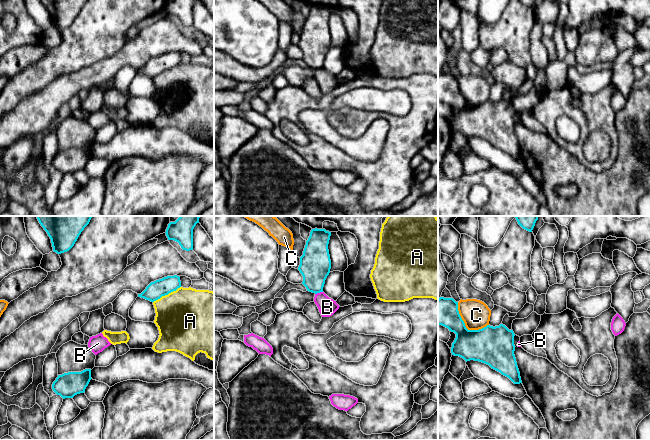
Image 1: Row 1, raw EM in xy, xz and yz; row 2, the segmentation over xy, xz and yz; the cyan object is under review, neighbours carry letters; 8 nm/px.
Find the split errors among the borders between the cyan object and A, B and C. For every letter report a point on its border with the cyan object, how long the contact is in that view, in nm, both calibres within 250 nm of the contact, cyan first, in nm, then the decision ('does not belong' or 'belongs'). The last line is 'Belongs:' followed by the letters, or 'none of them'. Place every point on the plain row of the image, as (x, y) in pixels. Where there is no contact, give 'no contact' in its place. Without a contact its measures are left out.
A: contact xy (166, 70); length 260 nm; calibres 150 and 480 nm; does not belong
B: contact xz (318, 68); length 70 nm; calibres 260 and 150 nm; belongs
C: contact yz (465, 102); length 320 nm; calibres 300 and 220 nm; does not belong
Belongs: B

